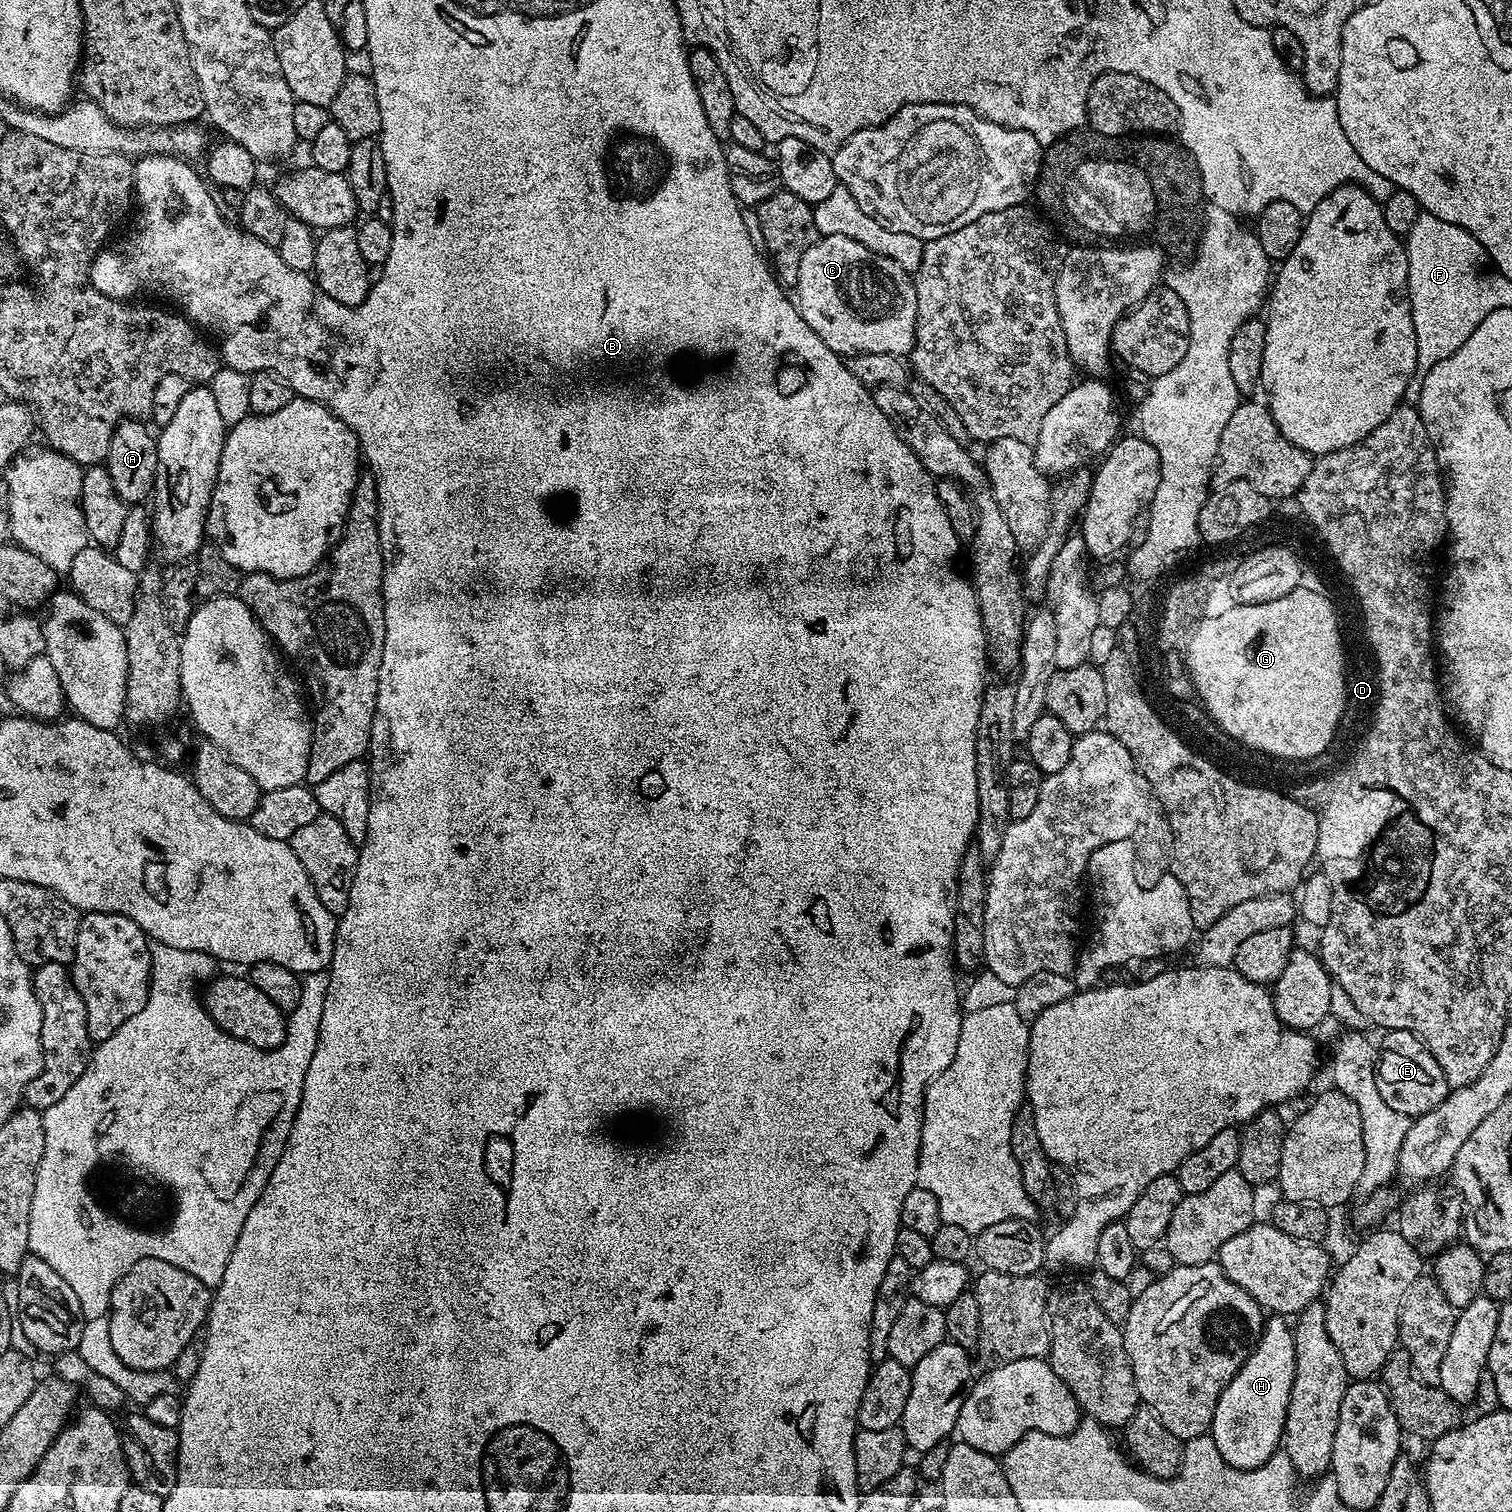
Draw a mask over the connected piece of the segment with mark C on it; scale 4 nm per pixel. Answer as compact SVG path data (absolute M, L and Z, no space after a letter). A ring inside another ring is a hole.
M821 236L802 254L794 300L806 326L841 357L890 354L904 358L916 341L918 294L913 273L902 270L894 258L866 250L854 238Z

